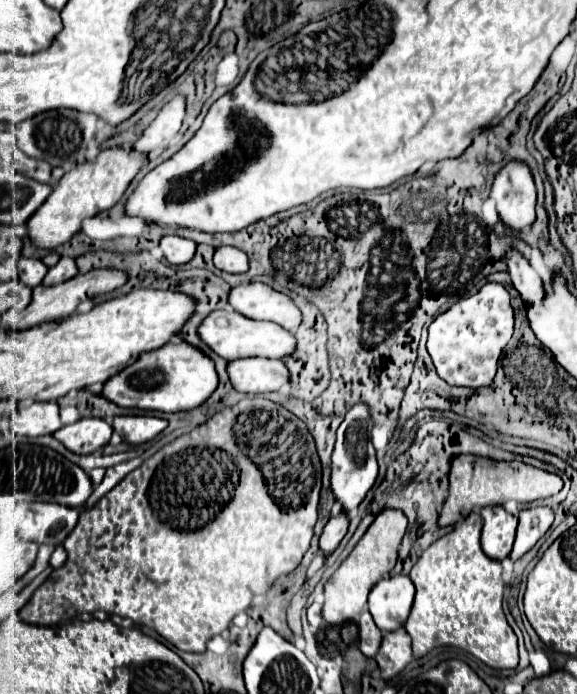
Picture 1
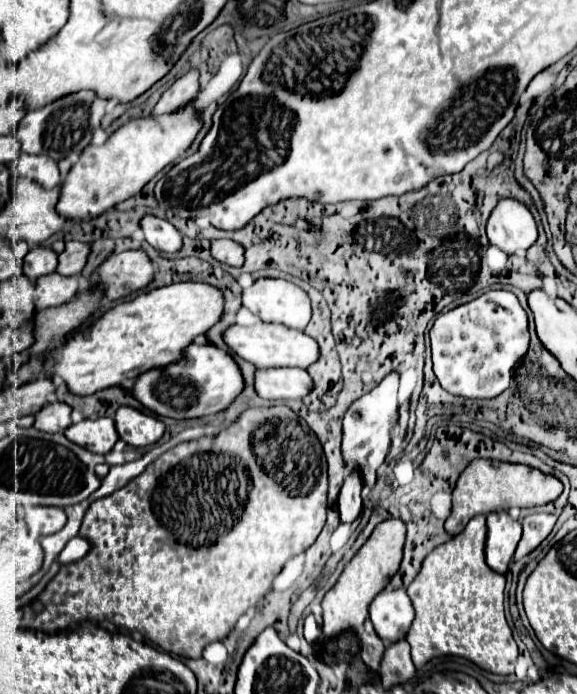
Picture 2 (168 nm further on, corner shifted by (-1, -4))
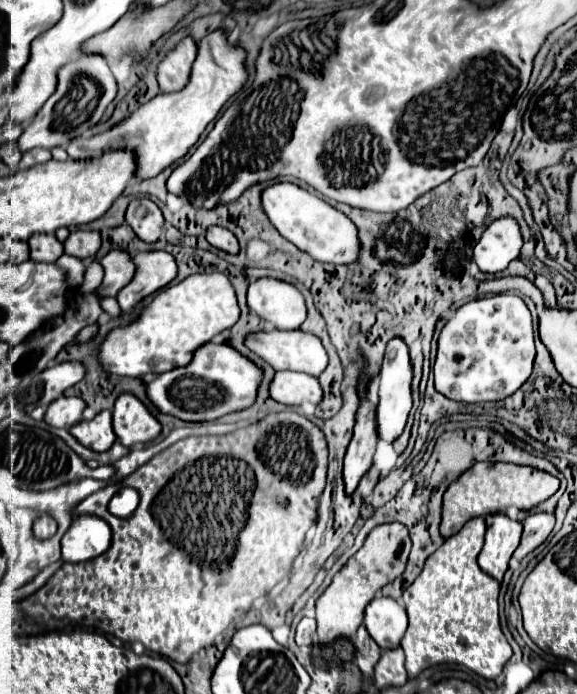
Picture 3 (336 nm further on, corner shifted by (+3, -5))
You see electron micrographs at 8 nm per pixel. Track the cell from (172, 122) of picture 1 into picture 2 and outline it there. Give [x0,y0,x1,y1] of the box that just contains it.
[153,70,199,118]

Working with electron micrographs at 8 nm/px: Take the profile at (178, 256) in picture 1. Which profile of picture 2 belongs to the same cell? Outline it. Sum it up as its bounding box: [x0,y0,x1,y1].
[141,216,183,254]

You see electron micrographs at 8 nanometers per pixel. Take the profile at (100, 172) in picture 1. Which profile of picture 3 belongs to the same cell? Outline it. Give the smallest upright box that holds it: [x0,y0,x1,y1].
[67,29,247,179]

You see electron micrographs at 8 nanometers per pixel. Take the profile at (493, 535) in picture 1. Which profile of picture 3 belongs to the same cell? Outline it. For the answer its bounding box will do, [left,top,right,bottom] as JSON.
[479,513,523,581]

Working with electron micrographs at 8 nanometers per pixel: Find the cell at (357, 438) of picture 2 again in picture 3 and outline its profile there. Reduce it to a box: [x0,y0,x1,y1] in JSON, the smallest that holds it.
[379,337,413,441]

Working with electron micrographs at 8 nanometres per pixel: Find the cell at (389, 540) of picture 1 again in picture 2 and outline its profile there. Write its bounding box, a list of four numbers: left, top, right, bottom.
[323,520,405,636]

